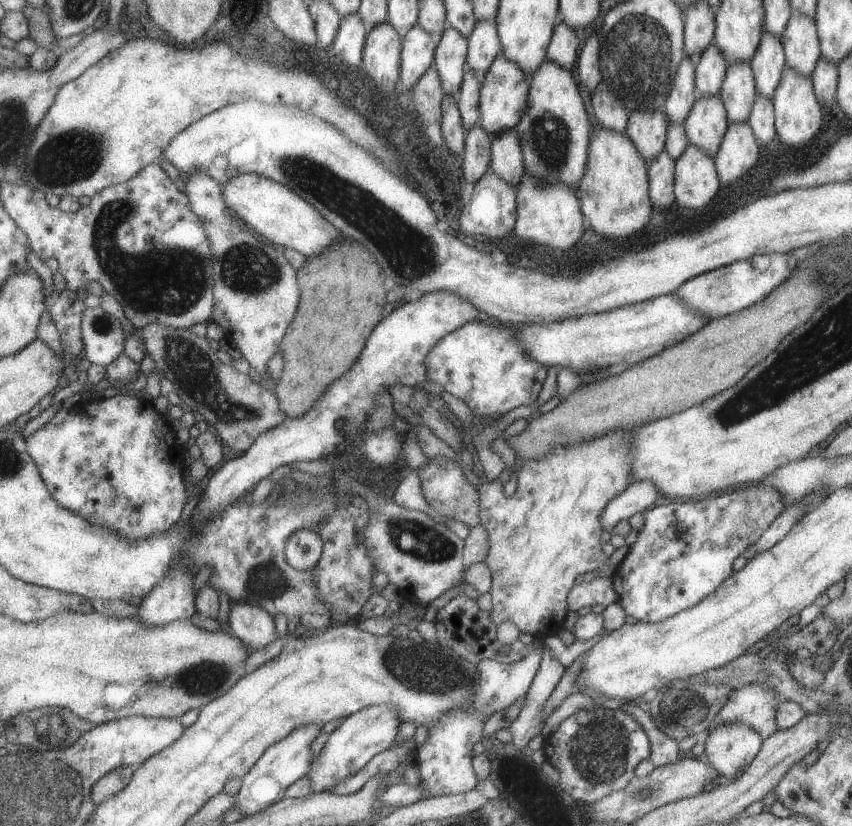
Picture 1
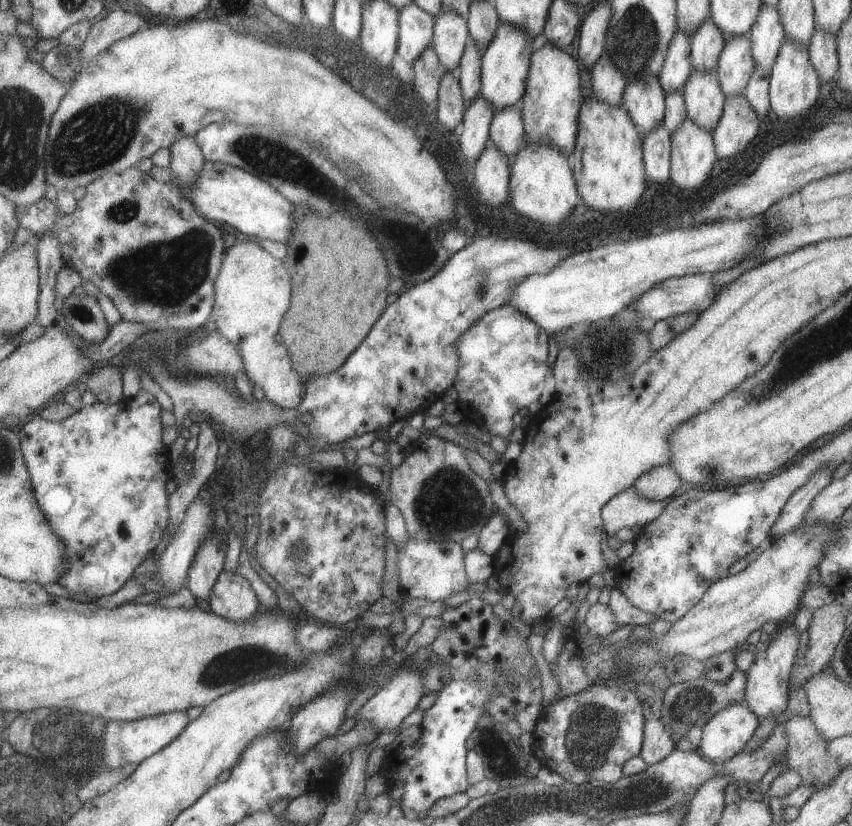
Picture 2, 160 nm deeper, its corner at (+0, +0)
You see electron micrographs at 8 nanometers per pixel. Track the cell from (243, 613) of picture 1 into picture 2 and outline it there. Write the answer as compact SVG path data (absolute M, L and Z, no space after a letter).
M221 571L206 601L215 614L233 621L248 621L261 607L249 582L236 572Z

